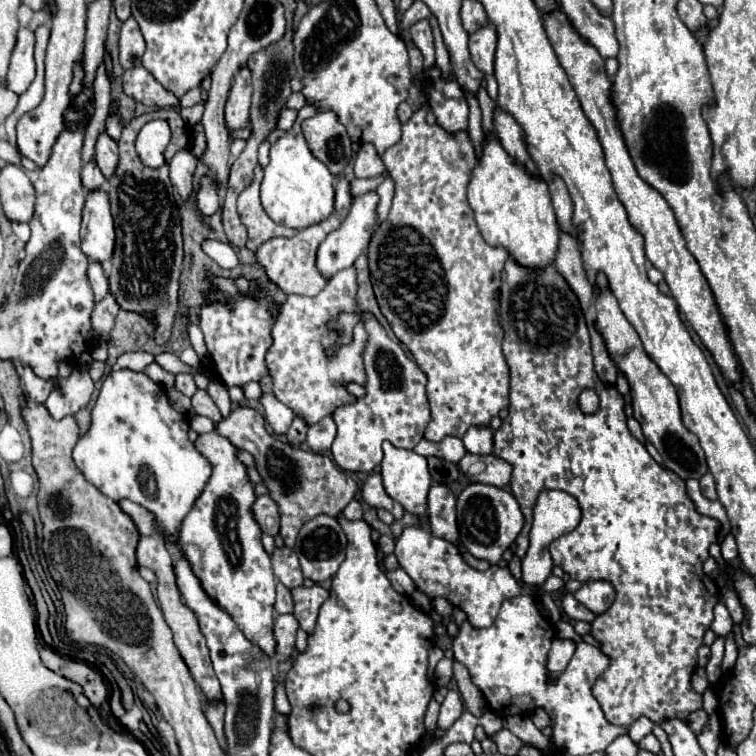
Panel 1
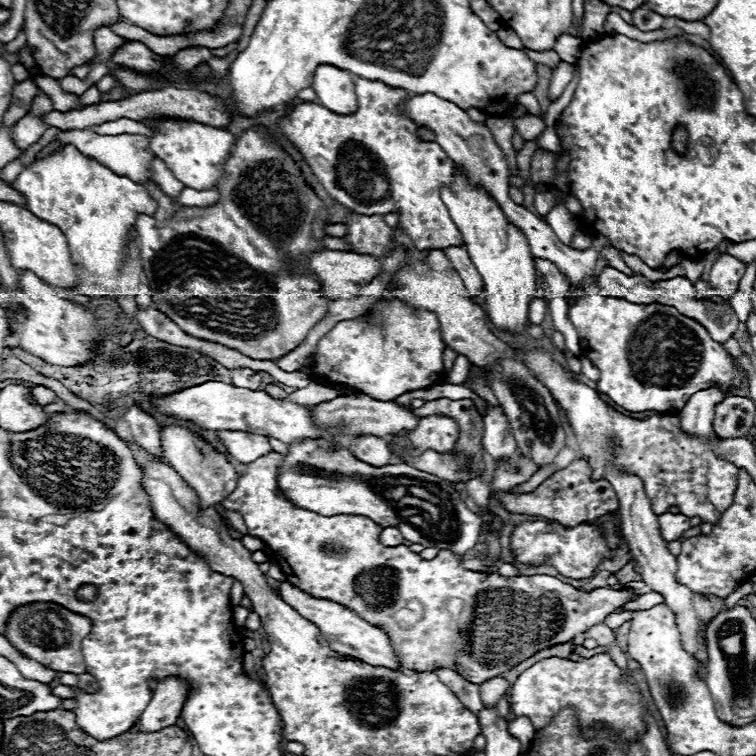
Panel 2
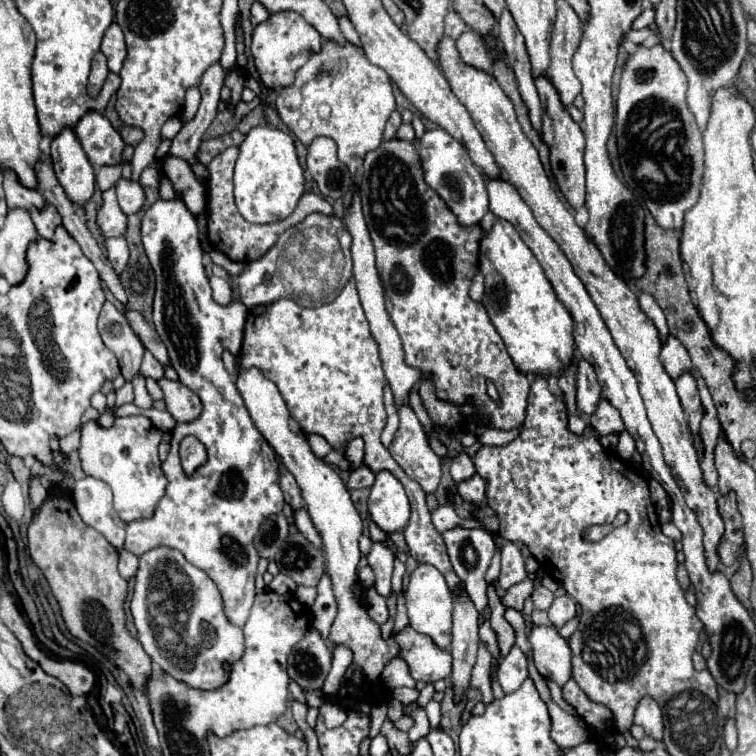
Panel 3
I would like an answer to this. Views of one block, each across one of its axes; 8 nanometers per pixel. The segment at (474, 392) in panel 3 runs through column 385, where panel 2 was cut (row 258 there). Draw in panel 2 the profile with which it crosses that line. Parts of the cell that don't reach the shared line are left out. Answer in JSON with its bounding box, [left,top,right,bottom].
[136,128,332,360]

